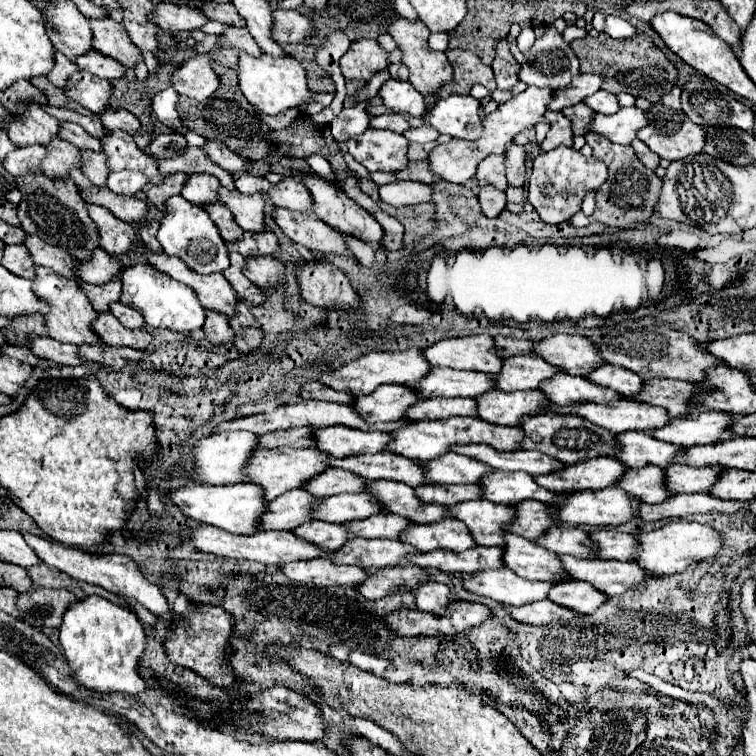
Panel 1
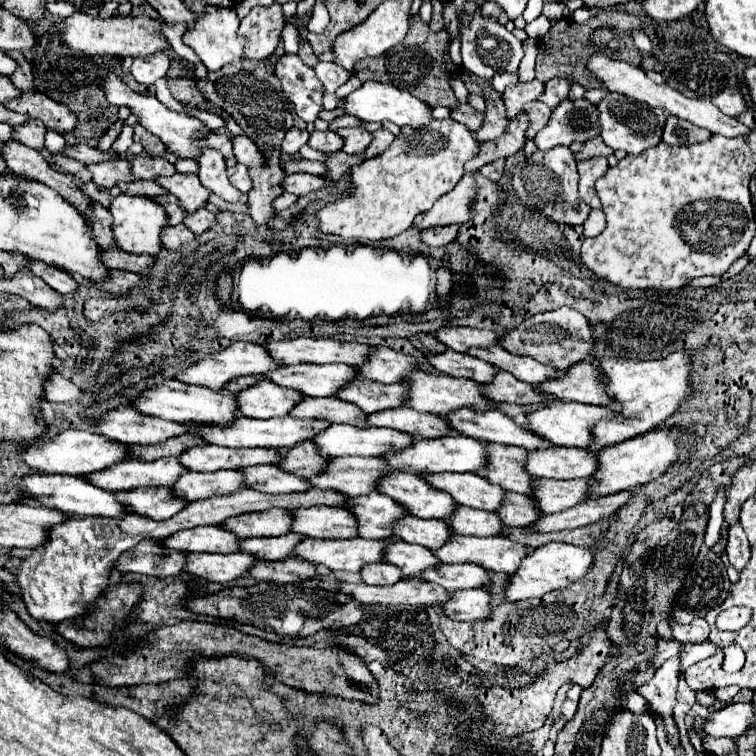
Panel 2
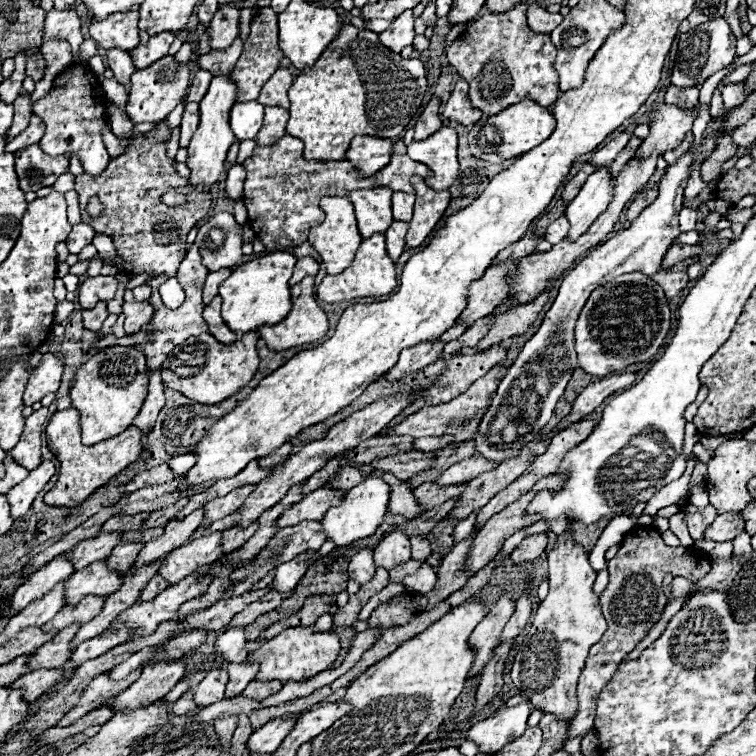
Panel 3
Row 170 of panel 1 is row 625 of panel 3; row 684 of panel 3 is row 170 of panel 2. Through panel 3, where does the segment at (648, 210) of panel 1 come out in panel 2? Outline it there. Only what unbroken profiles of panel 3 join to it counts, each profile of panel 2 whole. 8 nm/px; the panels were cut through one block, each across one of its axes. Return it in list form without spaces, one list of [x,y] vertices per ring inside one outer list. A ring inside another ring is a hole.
[[[588,158],[578,162],[578,174],[580,174],[580,196],[590,208],[600,208],[600,200],[594,190],[594,182],[606,172],[608,162],[606,158]]]

